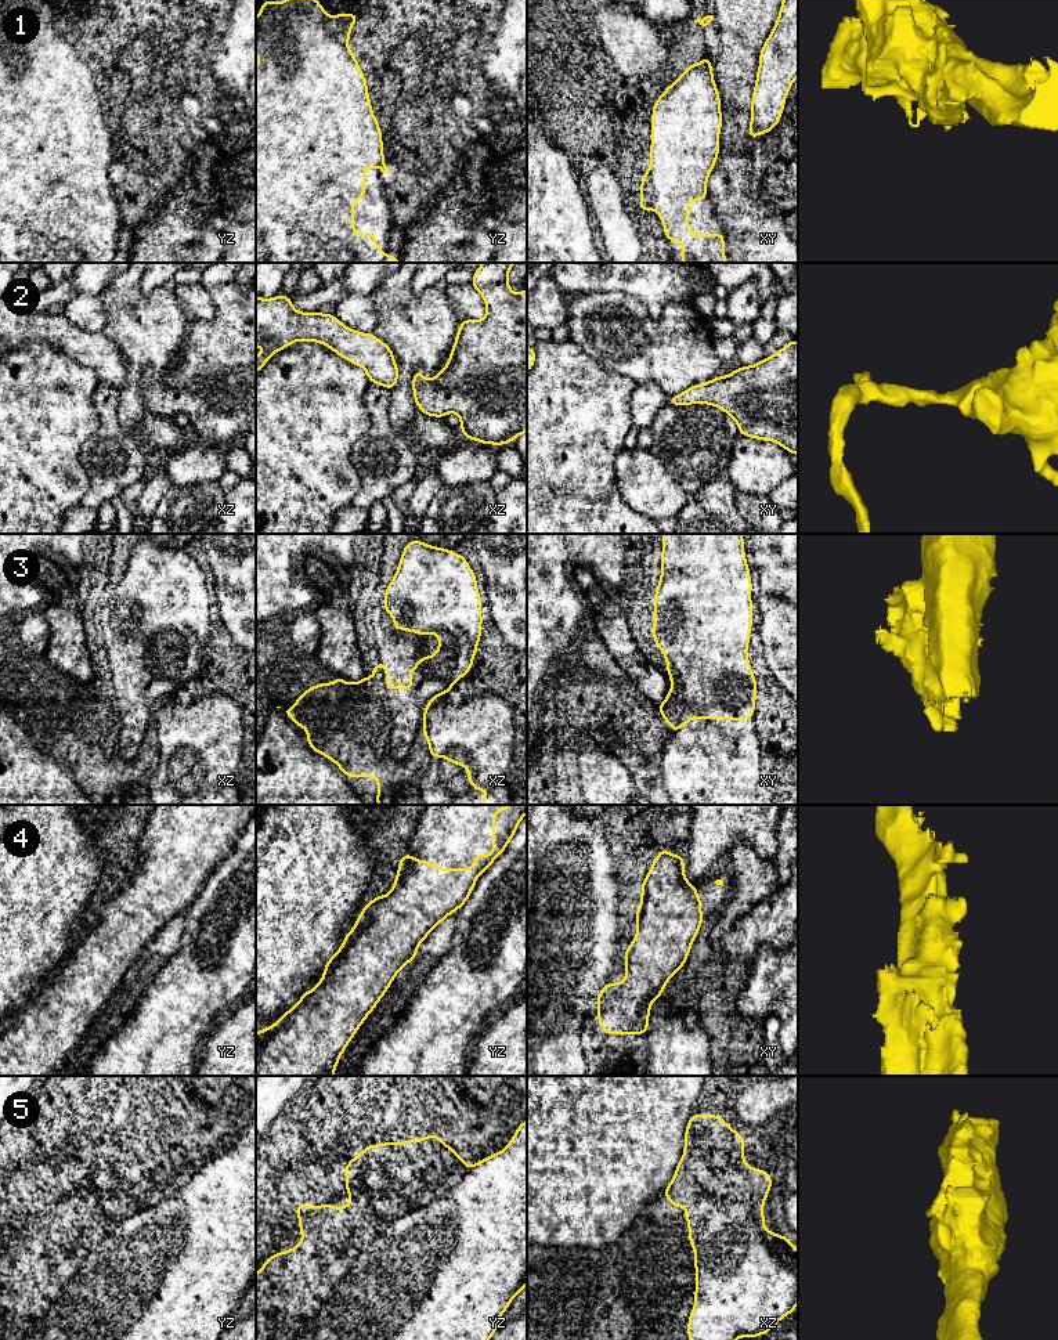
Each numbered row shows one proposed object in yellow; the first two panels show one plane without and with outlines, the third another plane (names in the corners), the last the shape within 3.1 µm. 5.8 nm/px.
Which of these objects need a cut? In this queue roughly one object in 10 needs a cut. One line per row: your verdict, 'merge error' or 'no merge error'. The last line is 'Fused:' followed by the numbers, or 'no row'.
1: no merge error
2: no merge error
3: no merge error
4: no merge error
5: no merge error
Fused: no row

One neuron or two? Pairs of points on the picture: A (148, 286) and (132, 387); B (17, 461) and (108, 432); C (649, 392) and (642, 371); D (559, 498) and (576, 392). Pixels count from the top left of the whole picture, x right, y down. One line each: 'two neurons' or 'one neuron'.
A: two neurons
B: two neurons
C: two neurons
D: one neuron

